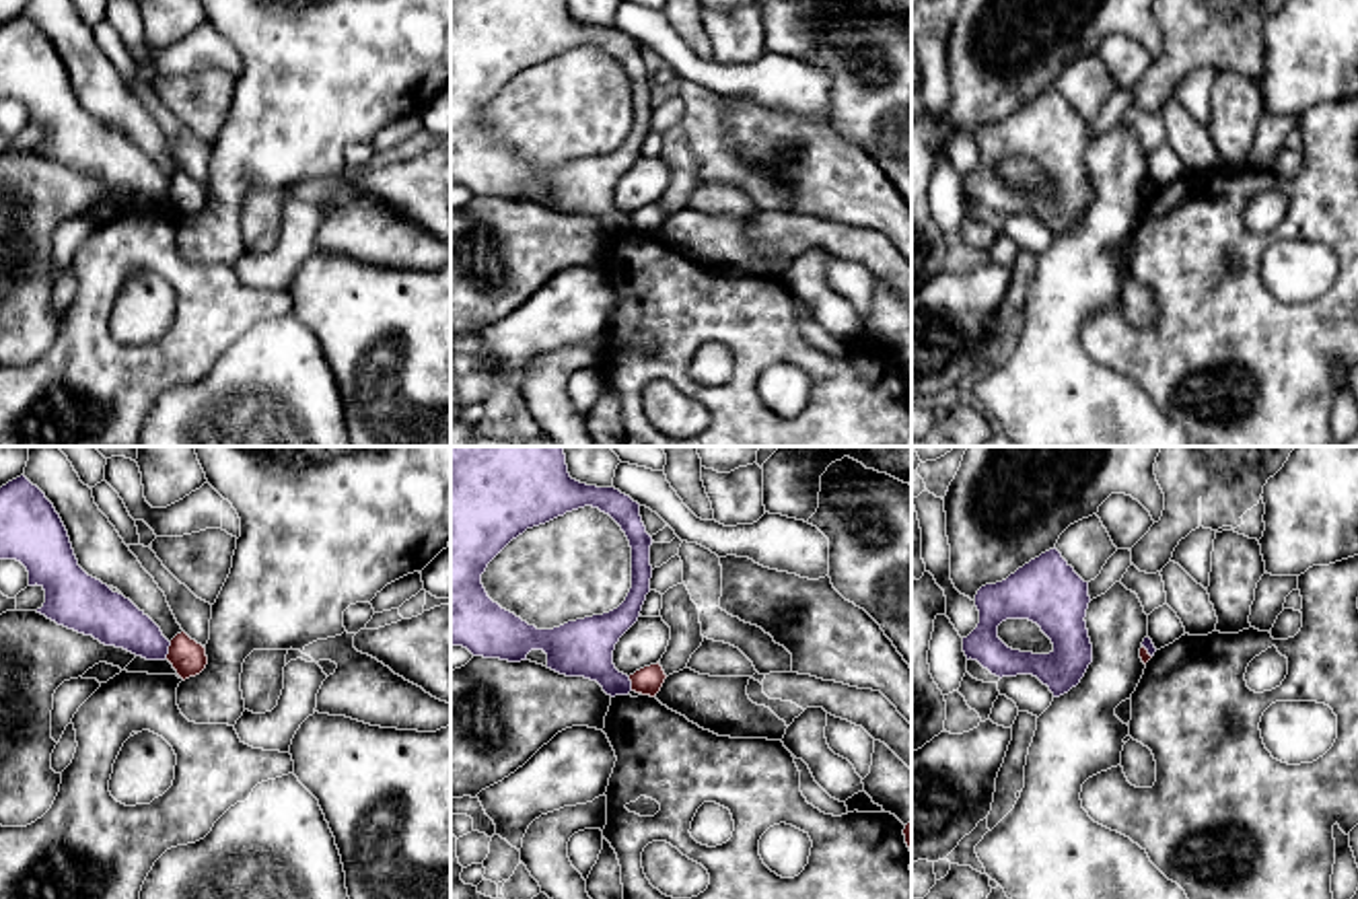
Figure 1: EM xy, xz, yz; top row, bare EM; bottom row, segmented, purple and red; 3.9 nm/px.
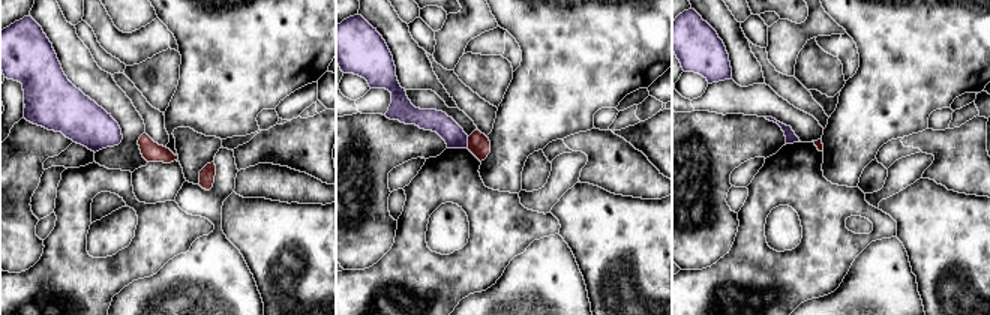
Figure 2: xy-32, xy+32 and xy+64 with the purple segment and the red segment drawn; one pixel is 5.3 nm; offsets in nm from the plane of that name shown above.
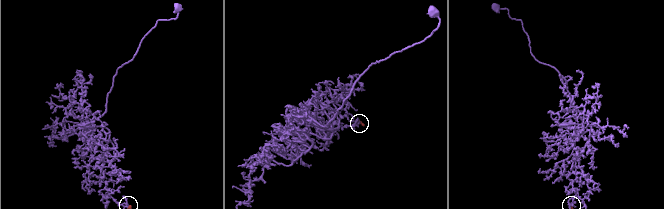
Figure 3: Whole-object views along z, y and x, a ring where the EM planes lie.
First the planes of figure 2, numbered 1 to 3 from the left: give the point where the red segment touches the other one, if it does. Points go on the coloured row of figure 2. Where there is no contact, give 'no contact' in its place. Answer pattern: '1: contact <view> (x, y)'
1: no contact
2: contact xy+32 (467, 143)
3: no contact

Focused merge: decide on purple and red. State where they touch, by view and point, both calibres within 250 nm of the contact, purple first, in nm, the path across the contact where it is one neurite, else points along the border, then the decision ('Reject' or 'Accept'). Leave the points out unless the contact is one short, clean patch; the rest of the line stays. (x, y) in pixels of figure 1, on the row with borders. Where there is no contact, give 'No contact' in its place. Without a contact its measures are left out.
Touches purple at xy (167, 651). Thickness 200 nm (purple) against 140 nm. Boundary: xy (171, 642), (165, 657). Reject

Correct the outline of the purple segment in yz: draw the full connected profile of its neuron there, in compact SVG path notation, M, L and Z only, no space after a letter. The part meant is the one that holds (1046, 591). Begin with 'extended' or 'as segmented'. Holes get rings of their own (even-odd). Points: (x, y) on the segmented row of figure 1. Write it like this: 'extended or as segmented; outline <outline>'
as segmented; outline M1053 547L1031 560L1006 580L986 584L975 595L977 627L963 638L967 660L977 660L996 677L1033 675L1053 697L1080 683L1093 662L1086 630L1088 582ZM1006 619L1029 619L1051 640L1049 654L1008 648L998 638Z

